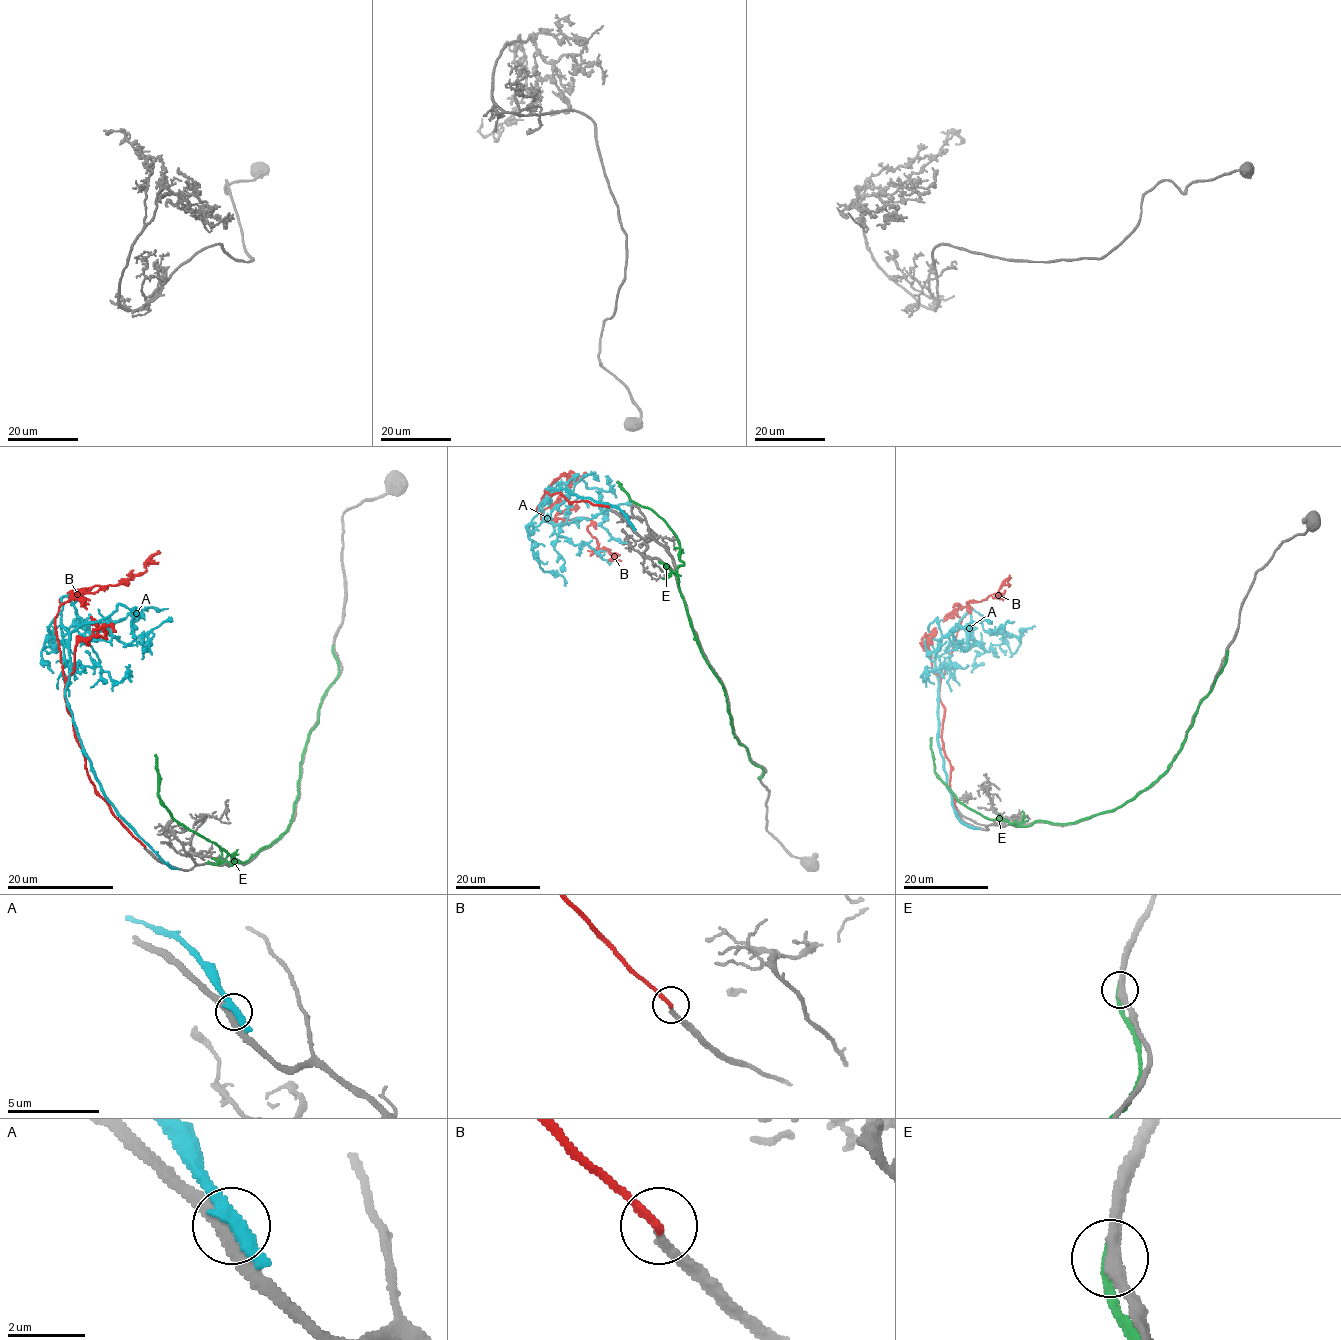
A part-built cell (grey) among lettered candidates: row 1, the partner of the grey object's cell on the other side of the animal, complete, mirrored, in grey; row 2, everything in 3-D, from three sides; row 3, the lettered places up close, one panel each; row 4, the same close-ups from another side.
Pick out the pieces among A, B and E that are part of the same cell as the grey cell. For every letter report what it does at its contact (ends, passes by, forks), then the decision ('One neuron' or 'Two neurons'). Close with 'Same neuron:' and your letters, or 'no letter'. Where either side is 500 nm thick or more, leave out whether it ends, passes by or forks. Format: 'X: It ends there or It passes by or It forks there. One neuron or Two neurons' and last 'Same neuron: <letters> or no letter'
A: It passes by. Two neurons
B: It ends there. Two neurons
E: It ends there. Two neurons
Same neuron: no letter

